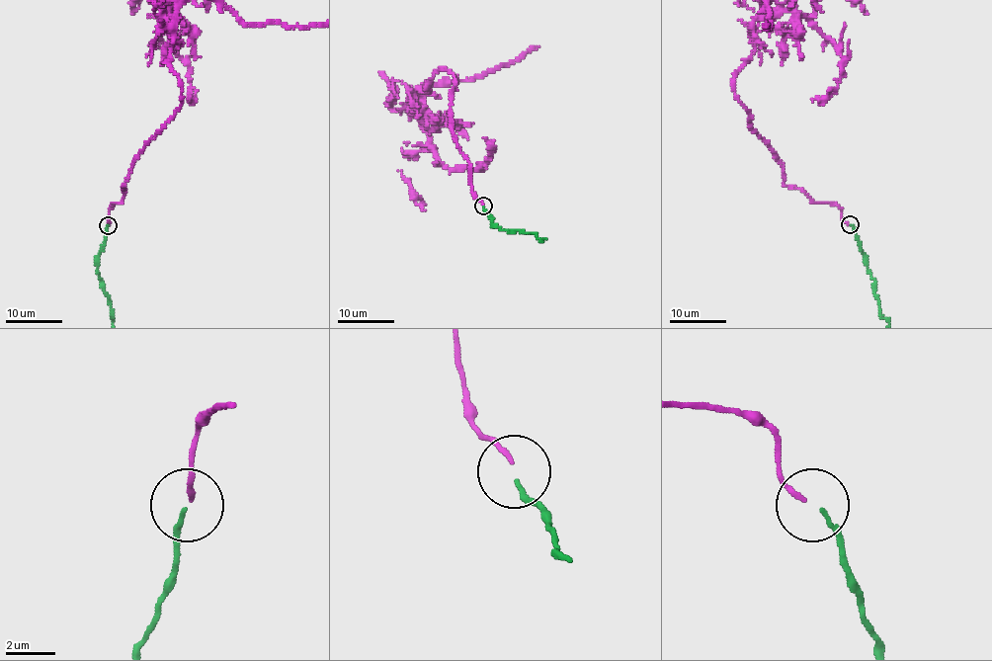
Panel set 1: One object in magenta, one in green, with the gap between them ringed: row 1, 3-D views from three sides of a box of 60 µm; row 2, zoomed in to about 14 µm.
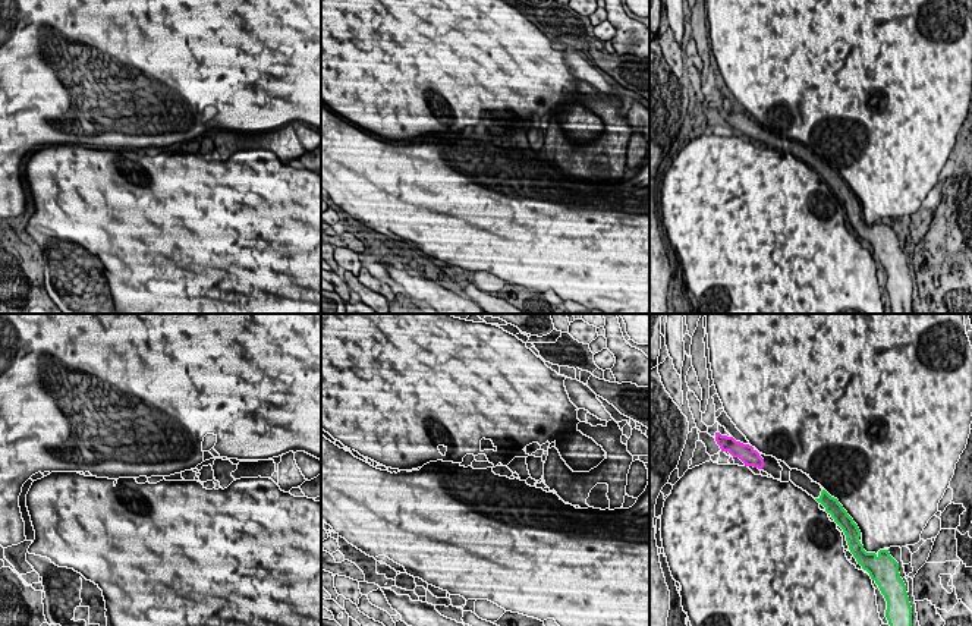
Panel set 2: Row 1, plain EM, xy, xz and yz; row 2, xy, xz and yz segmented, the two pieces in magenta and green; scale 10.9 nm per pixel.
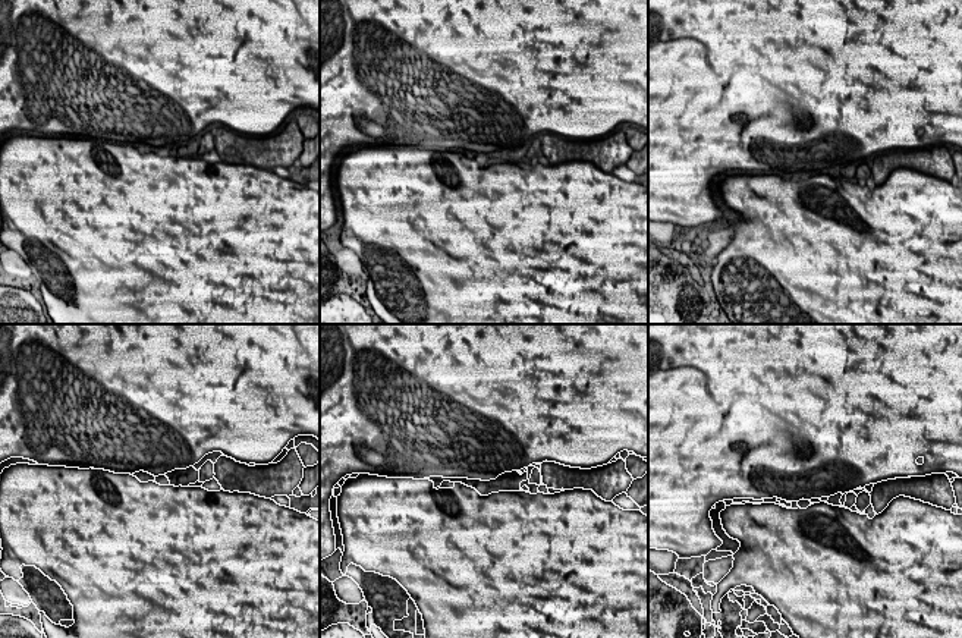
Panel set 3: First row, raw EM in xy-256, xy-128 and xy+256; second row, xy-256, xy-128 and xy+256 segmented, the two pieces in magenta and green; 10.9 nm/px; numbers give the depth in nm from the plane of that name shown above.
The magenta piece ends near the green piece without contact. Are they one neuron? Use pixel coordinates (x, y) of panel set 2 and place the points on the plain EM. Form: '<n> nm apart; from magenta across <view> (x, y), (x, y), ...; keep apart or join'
700 nm apart; from magenta across yz (763, 138), (815, 170); join

